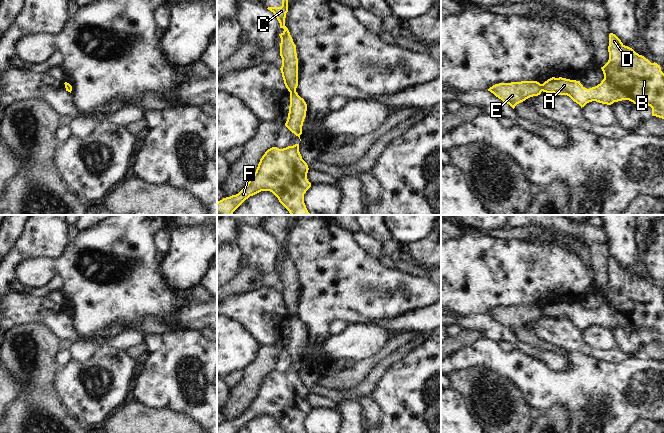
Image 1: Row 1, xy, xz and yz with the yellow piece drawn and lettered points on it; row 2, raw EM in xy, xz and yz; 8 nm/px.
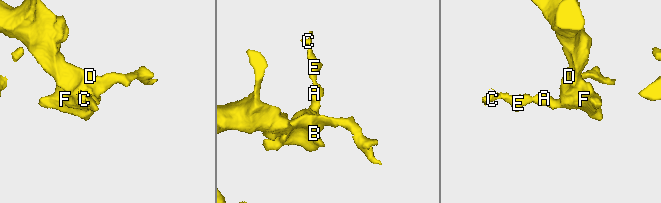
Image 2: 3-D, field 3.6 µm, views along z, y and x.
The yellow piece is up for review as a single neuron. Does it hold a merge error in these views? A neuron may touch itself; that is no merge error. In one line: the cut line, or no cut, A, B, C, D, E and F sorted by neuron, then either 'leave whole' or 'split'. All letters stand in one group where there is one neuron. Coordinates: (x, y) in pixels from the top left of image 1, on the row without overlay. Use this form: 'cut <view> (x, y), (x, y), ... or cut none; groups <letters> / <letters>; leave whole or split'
cut yz (540, 308), (542, 314); groups A B D F / C E; split

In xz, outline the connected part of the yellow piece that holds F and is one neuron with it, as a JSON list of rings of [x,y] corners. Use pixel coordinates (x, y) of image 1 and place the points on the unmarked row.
[[[299,368],[283,373],[272,371],[260,383],[256,396],[247,409],[236,419],[217,426],[217,433],[237,433],[246,423],[261,415],[272,416],[286,433],[307,433],[304,418],[311,411],[307,403],[308,389],[299,376]]]

